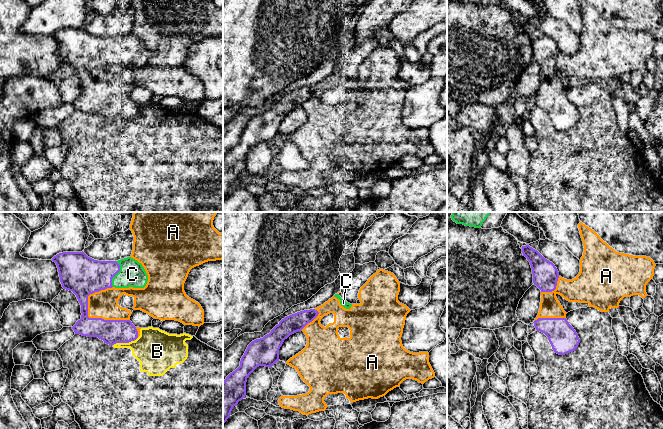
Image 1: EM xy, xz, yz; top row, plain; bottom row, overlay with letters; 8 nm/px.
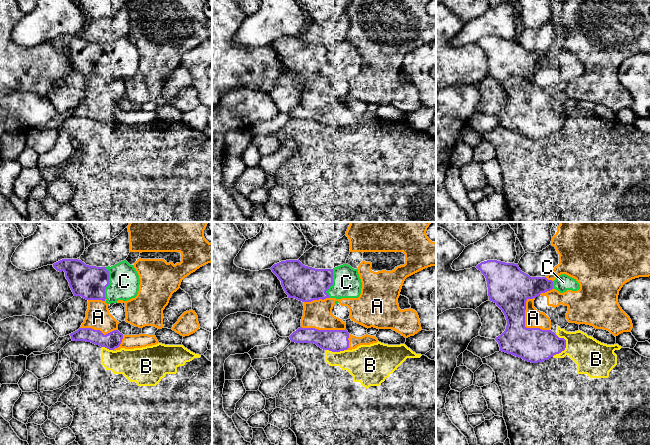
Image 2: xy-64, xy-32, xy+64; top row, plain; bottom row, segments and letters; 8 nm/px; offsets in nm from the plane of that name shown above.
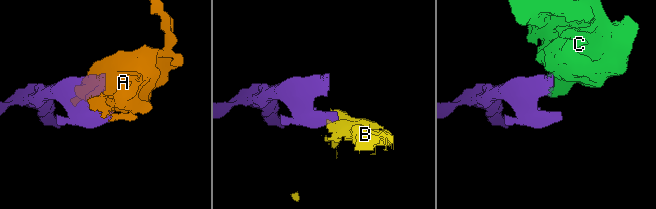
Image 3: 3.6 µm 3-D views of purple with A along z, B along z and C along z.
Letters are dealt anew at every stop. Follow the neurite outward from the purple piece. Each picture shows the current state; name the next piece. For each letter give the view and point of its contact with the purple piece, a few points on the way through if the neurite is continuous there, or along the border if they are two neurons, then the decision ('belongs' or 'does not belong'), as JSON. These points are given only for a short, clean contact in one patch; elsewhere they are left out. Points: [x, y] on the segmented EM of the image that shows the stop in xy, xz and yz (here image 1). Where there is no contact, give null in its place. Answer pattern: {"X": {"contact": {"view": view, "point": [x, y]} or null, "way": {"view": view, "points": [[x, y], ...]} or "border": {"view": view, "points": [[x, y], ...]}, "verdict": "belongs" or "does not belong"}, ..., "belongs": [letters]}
{"A": {"contact": {"view": "xy", "point": [99, 318]}, "verdict": "does not belong"}, "B": {"contact": {"view": "xy", "point": [123, 342]}, "verdict": "does not belong"}, "C": {"contact": {"view": "xy", "point": [116, 273]}, "verdict": "belongs"}, "belongs": ["C"]}

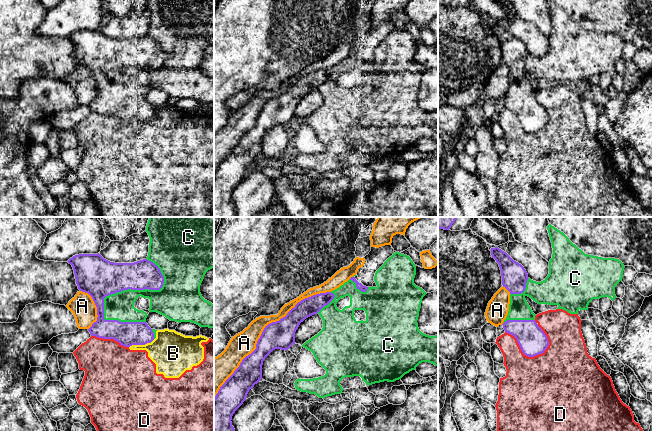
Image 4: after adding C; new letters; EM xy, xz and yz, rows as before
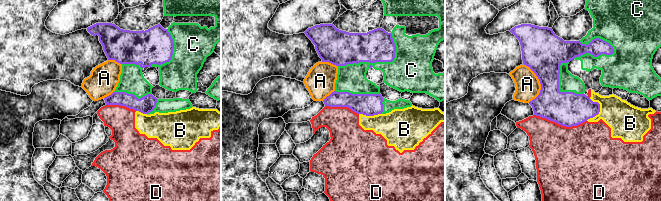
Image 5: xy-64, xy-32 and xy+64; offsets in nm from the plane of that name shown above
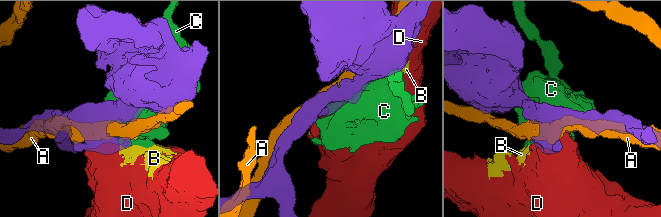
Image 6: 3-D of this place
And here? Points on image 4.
{"A": {"contact": {"view": "xz", "point": [263, 331]}, "verdict": "does not belong"}, "B": {"contact": {"view": "xy", "point": [139, 344]}, "verdict": "does not belong"}, "C": {"contact": {"view": "xy", "point": [137, 289]}, "verdict": "does not belong"}, "D": {"contact": {"view": "yz", "point": [524, 354]}, "verdict": "does not belong"}, "belongs": []}

